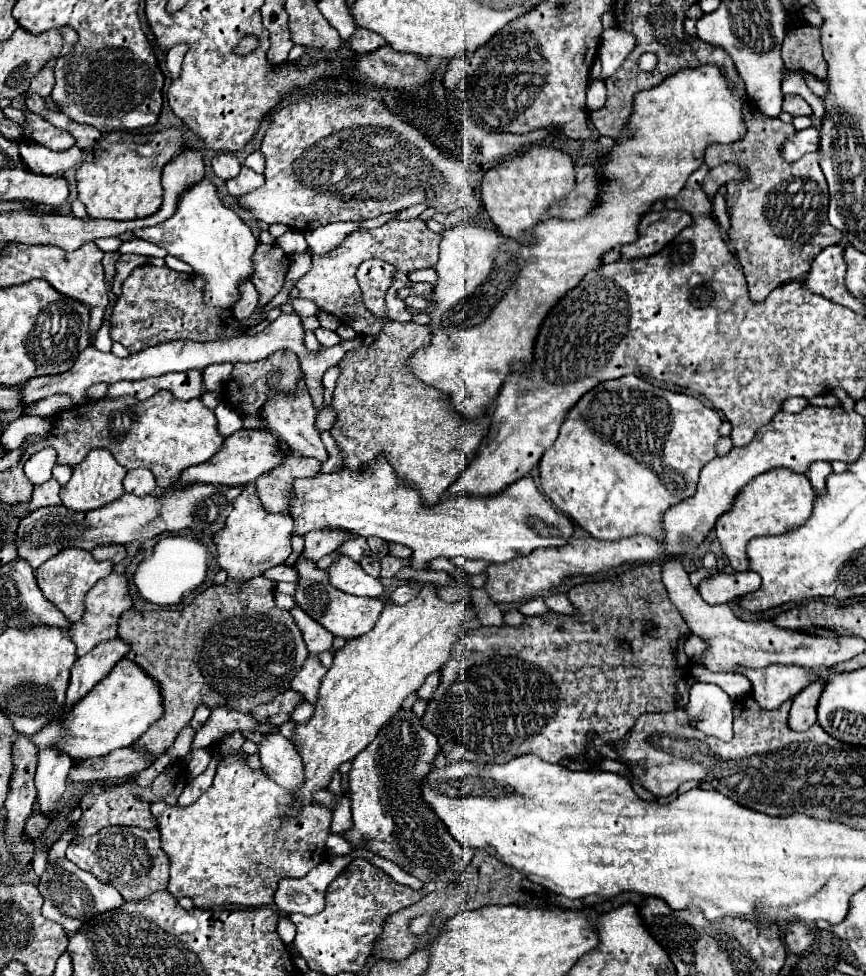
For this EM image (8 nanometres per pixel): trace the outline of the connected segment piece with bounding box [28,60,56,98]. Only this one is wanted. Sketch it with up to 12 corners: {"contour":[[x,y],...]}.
{"contour":[[48,60],[34,76],[28,92],[48,98],[54,88],[54,62]]}

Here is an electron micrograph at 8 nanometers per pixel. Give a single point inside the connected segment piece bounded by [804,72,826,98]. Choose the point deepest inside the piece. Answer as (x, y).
(817, 86)

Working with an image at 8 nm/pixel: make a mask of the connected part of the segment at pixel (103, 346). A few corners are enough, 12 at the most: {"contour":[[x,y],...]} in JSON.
{"contour":[[110,318],[98,330],[94,346],[110,350]]}

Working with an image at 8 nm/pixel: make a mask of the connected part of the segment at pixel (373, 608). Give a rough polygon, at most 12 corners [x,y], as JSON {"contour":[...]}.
{"contour":[[296,562],[296,604],[332,636],[374,628],[384,602],[340,592],[326,570]]}

